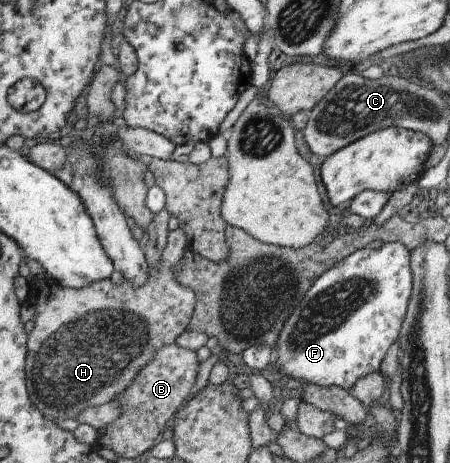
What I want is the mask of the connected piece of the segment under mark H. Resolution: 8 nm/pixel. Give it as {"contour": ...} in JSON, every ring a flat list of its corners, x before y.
{"contour":[[179,227,168,233,159,265,148,267,147,281,139,287,135,287,127,279,121,285,116,285,110,278,95,281,79,289,59,287,55,279,47,277,41,263,24,257,25,265,30,270,26,280,32,289,27,301,35,307,33,331,27,340,27,391,32,396,35,407,45,417,61,421,75,419,83,409,117,400,161,347,176,344,176,339,189,330,197,299,191,287,179,285,179,281,175,279,175,267,183,261,187,247,186,231]]}

